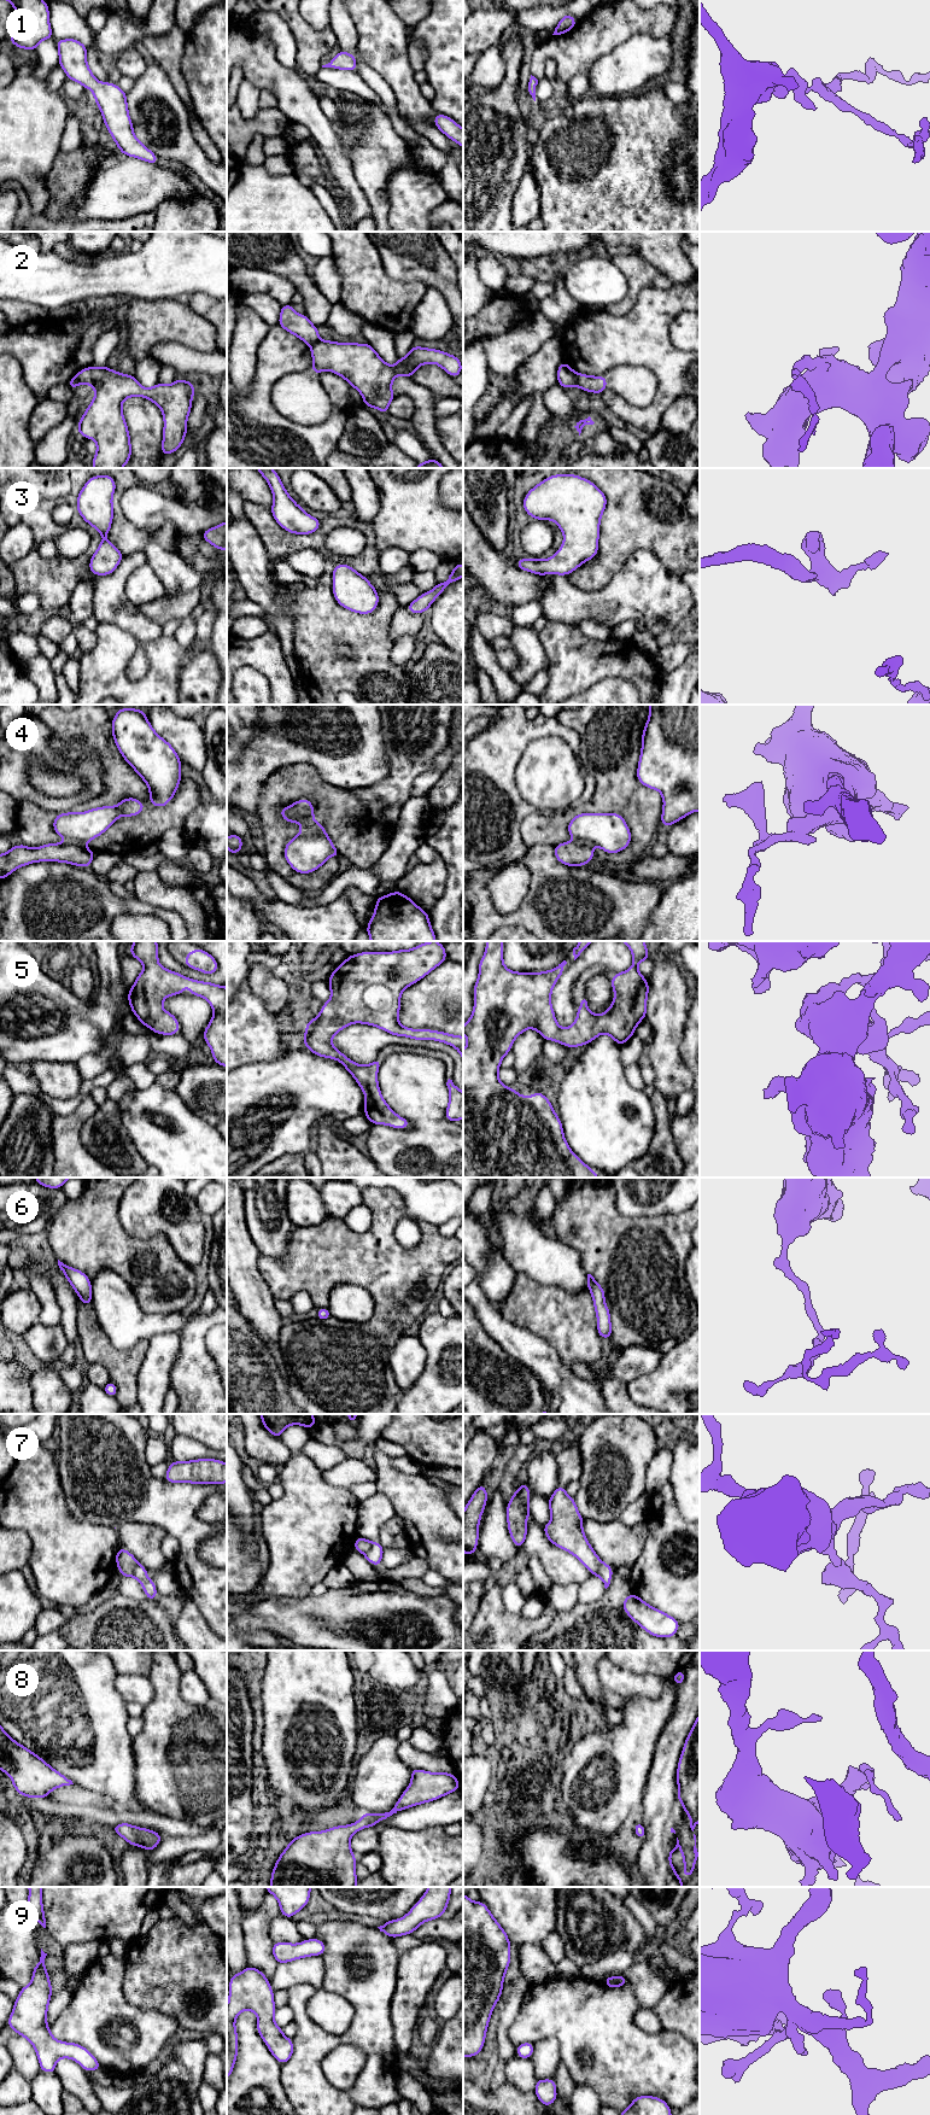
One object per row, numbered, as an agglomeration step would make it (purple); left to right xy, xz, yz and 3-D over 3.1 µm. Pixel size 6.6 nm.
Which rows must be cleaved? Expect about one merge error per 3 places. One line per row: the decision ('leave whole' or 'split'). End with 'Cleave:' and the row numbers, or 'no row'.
1: leave whole
2: split
3: leave whole
4: split
5: leave whole
6: leave whole
7: split
8: leave whole
9: leave whole
Cleave: 2, 4, 7

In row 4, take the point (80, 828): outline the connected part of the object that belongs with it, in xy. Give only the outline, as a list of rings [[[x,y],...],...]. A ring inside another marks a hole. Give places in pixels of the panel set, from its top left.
[[[125,797],[117,806],[57,814],[53,830],[68,841],[82,845],[103,835],[121,816],[135,817],[144,810],[145,805],[140,800]]]

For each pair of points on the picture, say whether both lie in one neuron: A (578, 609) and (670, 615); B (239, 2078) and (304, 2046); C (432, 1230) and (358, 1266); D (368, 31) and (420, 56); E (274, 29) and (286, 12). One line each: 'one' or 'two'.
A: one
B: two
C: one
D: two
E: two

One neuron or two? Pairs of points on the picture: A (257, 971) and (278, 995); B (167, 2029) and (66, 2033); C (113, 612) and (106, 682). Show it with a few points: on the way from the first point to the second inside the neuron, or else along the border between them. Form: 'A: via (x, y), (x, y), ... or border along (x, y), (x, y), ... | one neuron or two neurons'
A: via (261, 977), (272, 989) | one neuron
B: via (141, 2023), (134, 2016), (122, 2013), (92, 2020) | one neuron
C: border along (100, 623), (116, 624), (135, 640) | two neurons

